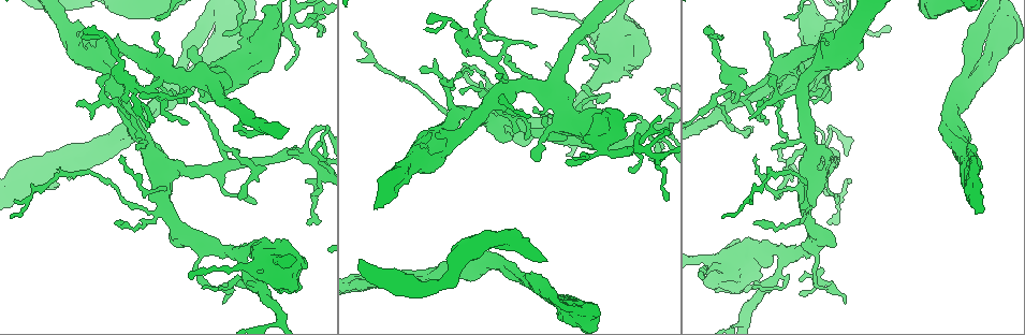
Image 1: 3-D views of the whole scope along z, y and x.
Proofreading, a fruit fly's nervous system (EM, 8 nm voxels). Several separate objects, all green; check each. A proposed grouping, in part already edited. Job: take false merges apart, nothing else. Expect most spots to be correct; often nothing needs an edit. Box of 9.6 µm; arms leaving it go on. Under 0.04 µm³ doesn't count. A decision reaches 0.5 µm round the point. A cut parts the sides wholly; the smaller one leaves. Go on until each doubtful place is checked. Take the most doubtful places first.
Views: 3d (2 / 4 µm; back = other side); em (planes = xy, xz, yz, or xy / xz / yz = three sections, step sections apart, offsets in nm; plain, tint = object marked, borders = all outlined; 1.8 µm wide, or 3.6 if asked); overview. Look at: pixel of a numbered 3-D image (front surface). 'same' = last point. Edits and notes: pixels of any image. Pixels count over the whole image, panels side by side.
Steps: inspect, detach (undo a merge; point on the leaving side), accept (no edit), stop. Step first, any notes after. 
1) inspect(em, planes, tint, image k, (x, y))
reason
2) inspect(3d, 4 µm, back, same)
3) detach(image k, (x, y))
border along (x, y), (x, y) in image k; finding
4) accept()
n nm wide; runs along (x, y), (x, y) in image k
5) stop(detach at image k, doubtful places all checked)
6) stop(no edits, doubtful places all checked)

inspect(em, planes, borders, image 1, (256, 27))
arms part here

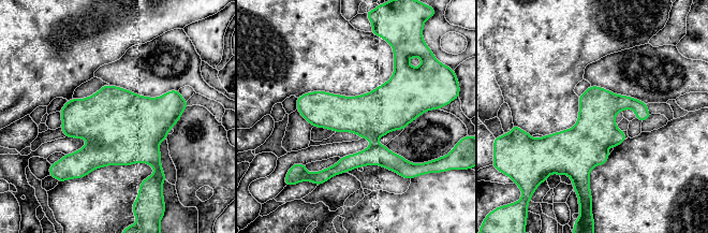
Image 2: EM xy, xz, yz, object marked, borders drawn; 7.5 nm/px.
accept()
all the same neuron

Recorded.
inspect(em, planes, tint, image 1, (302, 154))
three arms meet

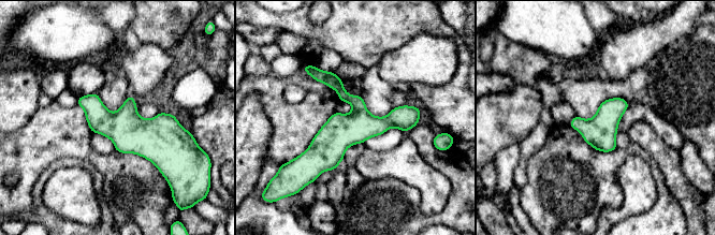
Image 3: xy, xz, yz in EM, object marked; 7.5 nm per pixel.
accept()
runs along (315, 71), (371, 121), (416, 121) in image 3; one neuron here

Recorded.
inspect(3d, 4 µm, image 1, (996, 19))
a narrow waist

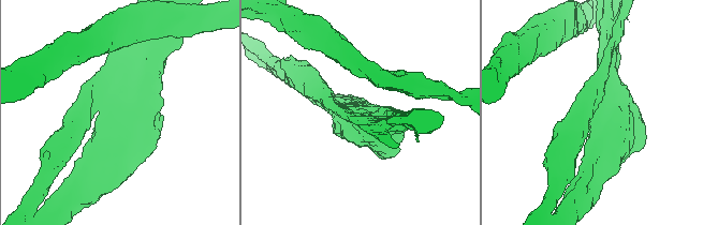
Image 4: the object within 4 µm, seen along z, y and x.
inspect(em, 3.6 µm, planes, tint, image 4, (353, 111))

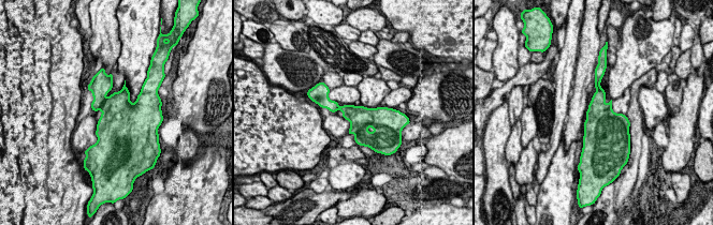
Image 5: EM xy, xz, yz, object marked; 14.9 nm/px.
accept()
380 nm wide; continuous, no second neuron

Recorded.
inspect(em, xz, step 16, plain, image 1, (39, 172))
arms part here

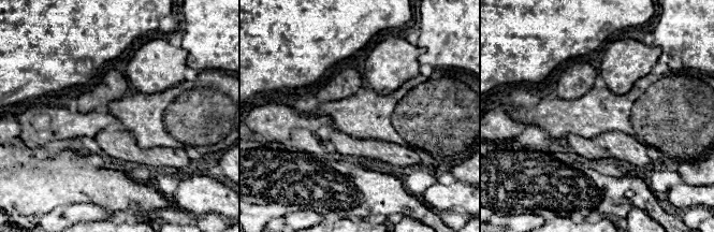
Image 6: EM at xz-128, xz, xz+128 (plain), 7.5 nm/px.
inspect(em, xz, step 16, tint, same)
with the object marked

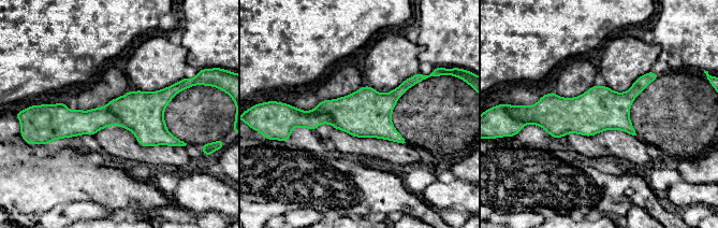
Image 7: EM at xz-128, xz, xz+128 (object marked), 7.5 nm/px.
accept()
all the same neuron

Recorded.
inspect(3d, 4 µm, image 1, (241, 75))

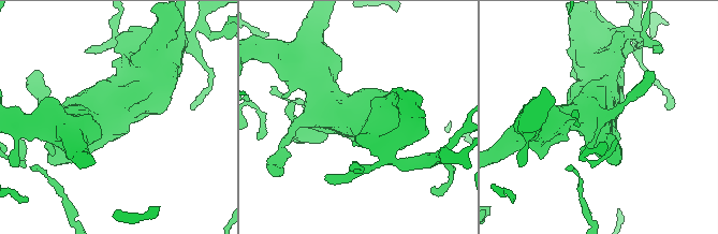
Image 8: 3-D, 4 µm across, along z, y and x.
inspect(em, 3.6 µm, planes, tint, image 8, (111, 123))

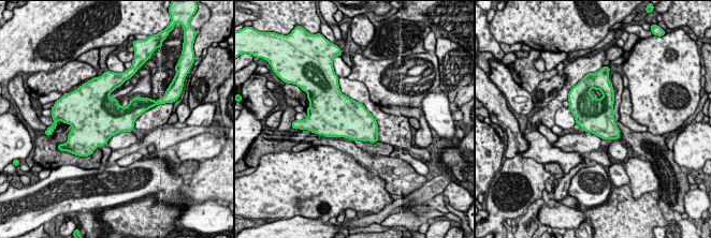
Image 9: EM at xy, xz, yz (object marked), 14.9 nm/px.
accept()
600 nm wide; all the same neuron

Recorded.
inspect(em, planes, borders, image 1, (808, 34))
sharp bend

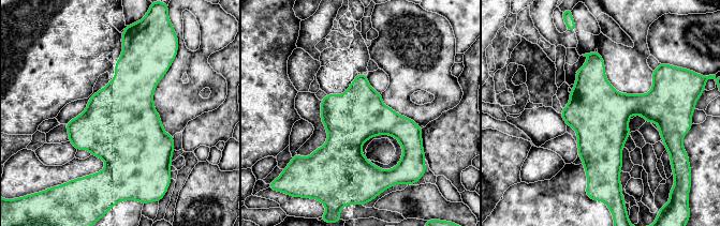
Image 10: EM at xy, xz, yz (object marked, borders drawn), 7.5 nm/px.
accept()
one neuron here

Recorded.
stop(no edits, doubtful places all checked)

